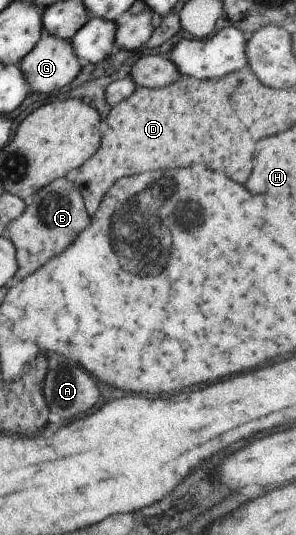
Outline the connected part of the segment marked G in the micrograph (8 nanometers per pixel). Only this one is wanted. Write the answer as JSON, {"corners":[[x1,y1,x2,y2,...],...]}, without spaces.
{"corners":[[43,29,40,40,19,63,31,91,53,93,69,85,82,69,70,40]]}

